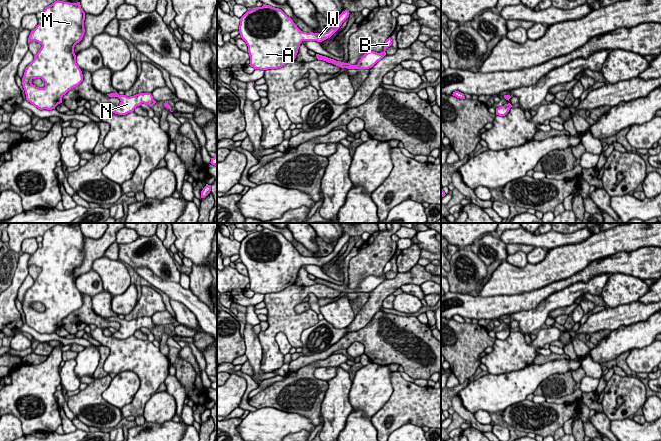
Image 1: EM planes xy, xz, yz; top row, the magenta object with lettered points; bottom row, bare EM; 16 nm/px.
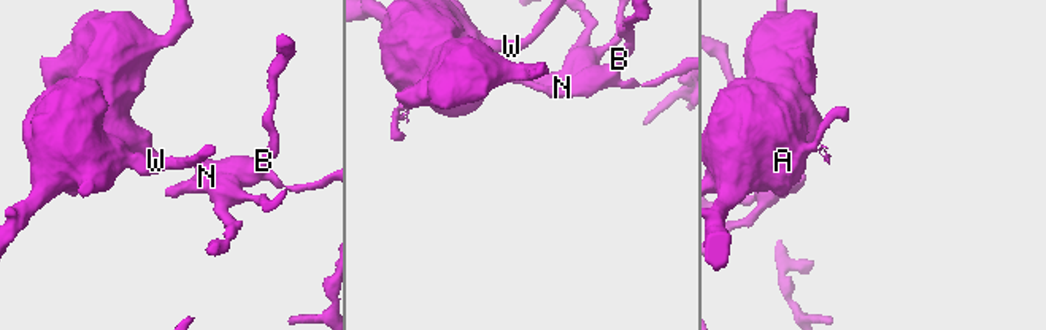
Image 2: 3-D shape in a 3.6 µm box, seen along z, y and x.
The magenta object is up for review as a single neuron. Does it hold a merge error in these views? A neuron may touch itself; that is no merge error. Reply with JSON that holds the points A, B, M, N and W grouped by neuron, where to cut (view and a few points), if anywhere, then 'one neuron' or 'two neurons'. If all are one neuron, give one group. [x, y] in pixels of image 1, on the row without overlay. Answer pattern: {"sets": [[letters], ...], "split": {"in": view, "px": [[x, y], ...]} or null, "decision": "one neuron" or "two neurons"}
{"sets": [["A", "B", "M", "N", "W"]], "split": null, "decision": "one neuron"}

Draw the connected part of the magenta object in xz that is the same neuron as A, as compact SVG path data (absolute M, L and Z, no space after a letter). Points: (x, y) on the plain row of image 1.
M263 228L247 235L240 242L239 257L248 270L250 290L255 294L278 293L294 285L303 265L322 266L330 262L349 241L349 234L343 235L333 251L325 257L303 256L281 233Z

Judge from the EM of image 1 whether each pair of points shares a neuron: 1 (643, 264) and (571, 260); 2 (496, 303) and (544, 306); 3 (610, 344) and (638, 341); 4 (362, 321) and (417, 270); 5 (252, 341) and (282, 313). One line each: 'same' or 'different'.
1: different
2: different
3: same
4: same
5: different

